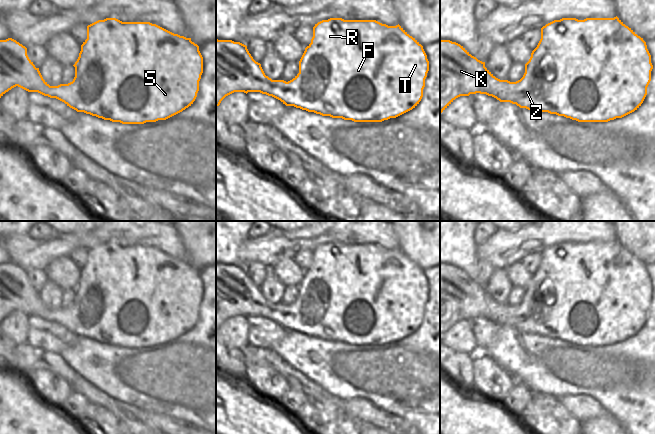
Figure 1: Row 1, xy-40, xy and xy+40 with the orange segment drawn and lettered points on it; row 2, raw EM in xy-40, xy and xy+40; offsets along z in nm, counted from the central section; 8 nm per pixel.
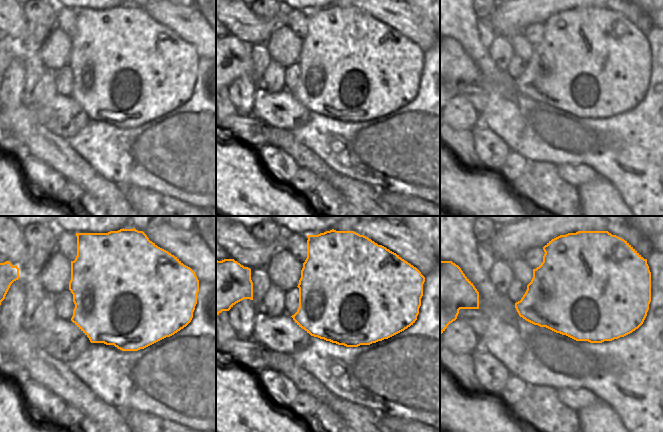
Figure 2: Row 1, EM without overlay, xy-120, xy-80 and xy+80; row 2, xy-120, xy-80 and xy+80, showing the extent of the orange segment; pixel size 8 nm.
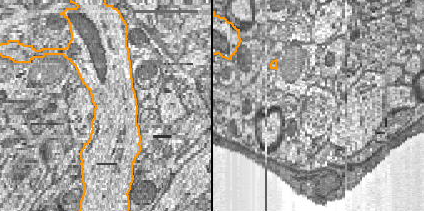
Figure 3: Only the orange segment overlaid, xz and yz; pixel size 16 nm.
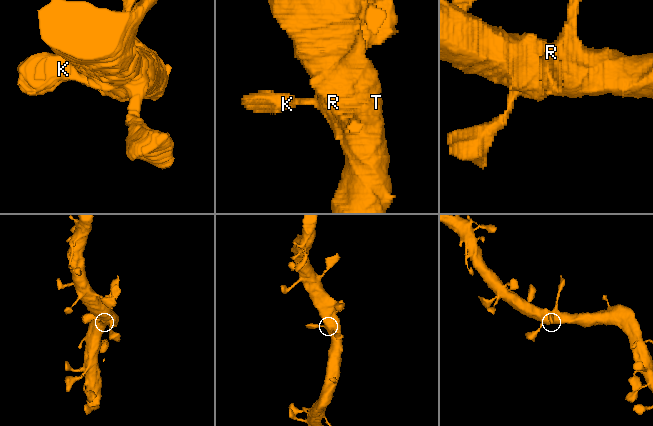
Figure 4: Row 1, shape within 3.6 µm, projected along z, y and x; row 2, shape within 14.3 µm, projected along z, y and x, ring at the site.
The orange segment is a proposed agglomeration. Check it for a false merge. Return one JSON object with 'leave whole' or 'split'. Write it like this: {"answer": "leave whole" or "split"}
{"answer": "leave whole"}

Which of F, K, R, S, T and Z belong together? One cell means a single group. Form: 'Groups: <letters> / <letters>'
Groups: F K R S T Z

